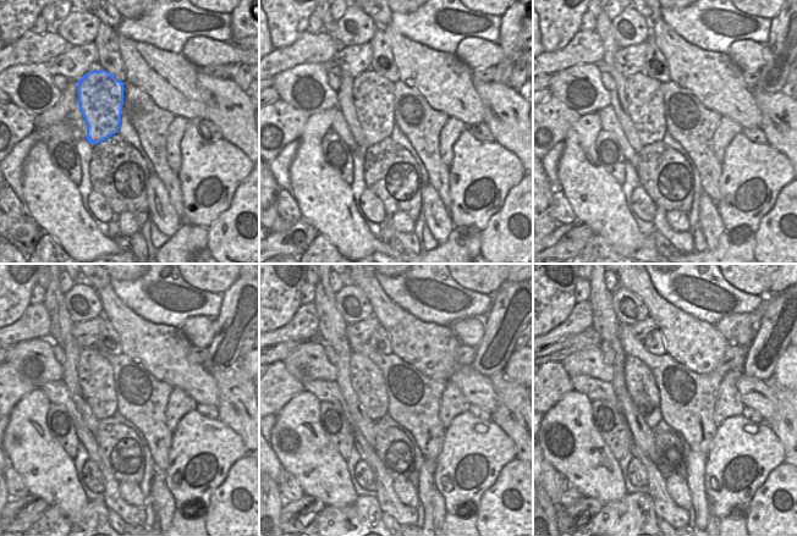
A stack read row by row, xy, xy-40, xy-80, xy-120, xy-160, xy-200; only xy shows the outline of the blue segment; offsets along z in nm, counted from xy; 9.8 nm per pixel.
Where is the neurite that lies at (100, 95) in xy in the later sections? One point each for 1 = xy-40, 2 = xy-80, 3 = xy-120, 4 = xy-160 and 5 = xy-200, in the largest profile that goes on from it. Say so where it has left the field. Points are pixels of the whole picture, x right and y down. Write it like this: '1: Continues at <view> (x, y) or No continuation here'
1: Continues at xy-40 (373, 94)
2: Continues at xy-80 (644, 99)
3: Continues at xy-120 (95, 376)
4: Continues at xy-160 (368, 383)
5: Continues at xy-200 (641, 385)

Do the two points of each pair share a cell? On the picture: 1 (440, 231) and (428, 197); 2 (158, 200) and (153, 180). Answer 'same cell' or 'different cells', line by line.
1: same cell
2: same cell

